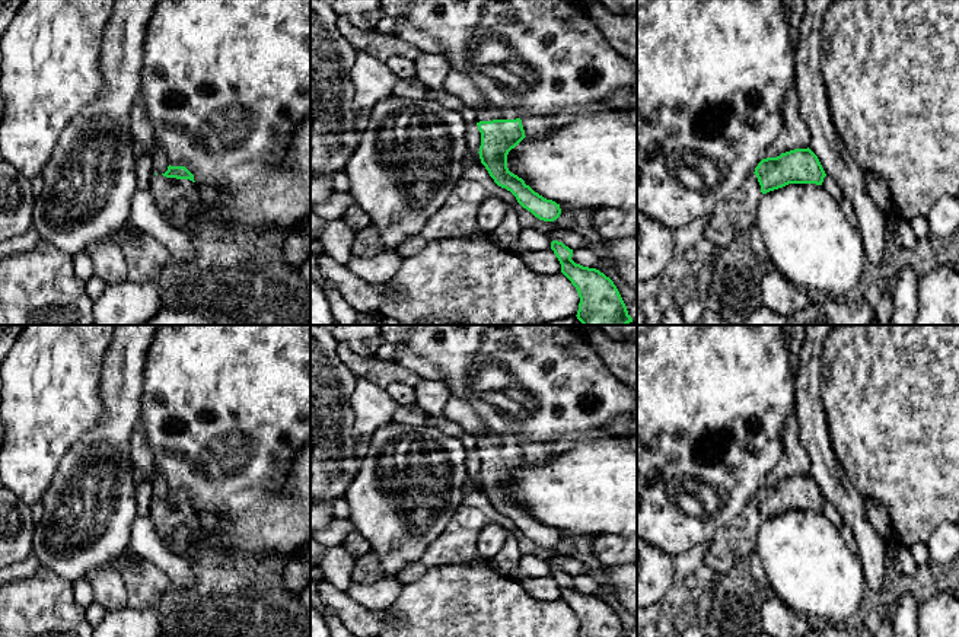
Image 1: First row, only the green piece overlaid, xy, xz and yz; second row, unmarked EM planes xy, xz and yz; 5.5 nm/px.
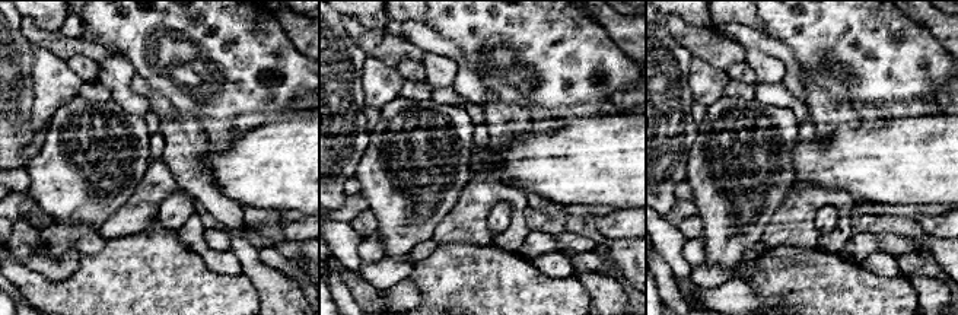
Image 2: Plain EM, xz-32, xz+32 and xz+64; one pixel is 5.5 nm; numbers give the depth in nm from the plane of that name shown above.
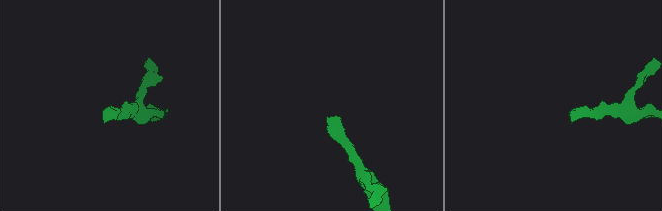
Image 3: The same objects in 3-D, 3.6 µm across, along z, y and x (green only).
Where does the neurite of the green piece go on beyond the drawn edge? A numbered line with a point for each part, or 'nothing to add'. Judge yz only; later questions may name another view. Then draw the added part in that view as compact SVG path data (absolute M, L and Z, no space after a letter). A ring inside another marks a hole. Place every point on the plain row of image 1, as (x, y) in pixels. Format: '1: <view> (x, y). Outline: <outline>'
1: yz (738, 538). Outline: M755 500L726 526L717 529L714 539L708 544L704 564L714 573L724 573L742 557L749 557L755 550L756 535L762 525L761 512Z

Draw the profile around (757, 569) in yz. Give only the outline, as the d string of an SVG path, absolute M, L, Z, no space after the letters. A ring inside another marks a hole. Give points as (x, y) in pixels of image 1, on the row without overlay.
M755 550L749 554L749 560L751 560L751 573L756 582L756 585L770 587L767 574L765 574L764 566L762 566L762 560Z

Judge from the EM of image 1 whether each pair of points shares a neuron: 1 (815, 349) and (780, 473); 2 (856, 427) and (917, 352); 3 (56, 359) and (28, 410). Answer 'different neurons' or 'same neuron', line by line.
1: different neurons
2: same neuron
3: same neuron

